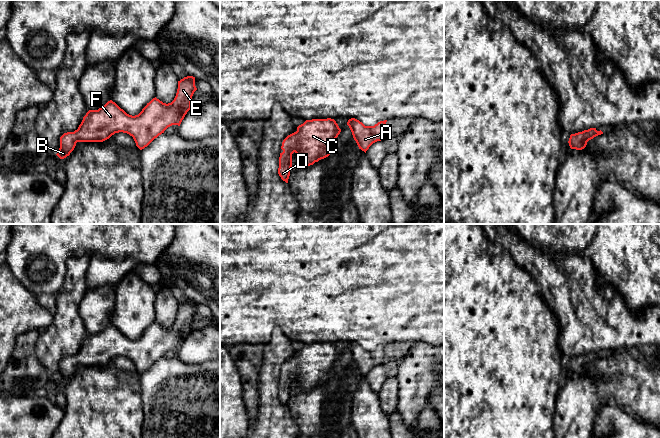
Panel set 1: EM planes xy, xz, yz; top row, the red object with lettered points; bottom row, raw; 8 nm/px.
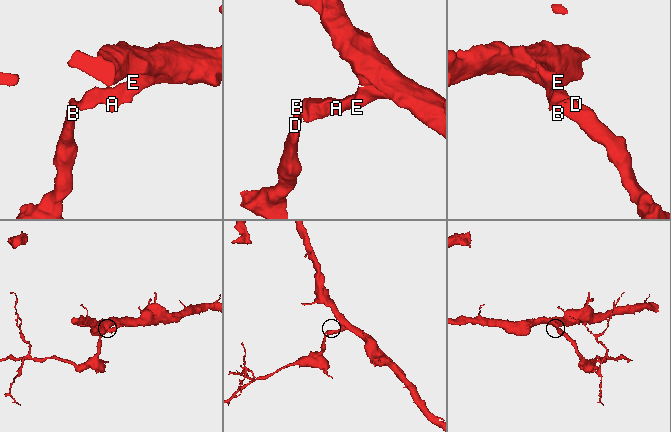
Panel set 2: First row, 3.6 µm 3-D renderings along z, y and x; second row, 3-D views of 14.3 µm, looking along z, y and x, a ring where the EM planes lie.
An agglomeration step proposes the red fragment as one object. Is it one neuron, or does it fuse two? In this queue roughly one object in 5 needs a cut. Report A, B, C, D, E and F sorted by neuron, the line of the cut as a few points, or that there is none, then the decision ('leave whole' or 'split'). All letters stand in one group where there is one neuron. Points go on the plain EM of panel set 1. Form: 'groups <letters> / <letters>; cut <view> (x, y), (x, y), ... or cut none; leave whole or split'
groups A B C D E F; cut none; leave whole

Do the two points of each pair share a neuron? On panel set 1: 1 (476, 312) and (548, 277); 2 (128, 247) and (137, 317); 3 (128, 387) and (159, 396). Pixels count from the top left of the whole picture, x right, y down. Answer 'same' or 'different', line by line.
1: different
2: different
3: different

